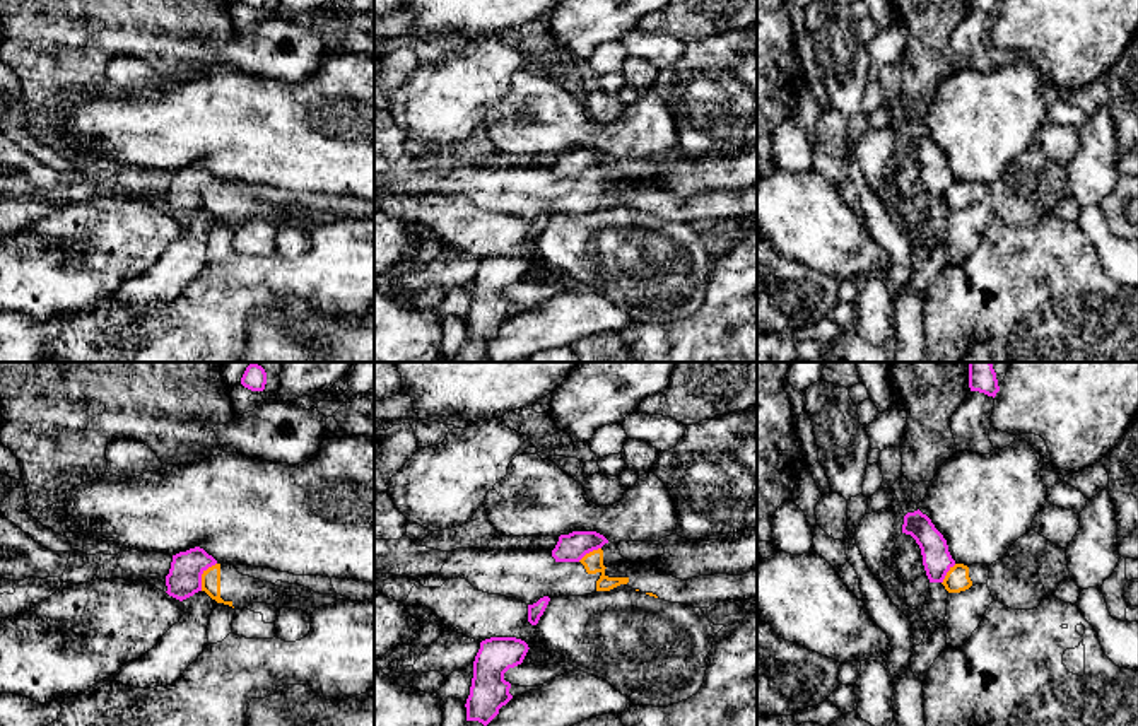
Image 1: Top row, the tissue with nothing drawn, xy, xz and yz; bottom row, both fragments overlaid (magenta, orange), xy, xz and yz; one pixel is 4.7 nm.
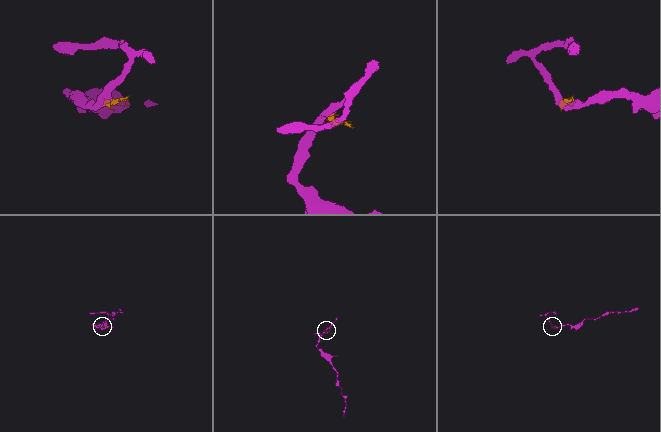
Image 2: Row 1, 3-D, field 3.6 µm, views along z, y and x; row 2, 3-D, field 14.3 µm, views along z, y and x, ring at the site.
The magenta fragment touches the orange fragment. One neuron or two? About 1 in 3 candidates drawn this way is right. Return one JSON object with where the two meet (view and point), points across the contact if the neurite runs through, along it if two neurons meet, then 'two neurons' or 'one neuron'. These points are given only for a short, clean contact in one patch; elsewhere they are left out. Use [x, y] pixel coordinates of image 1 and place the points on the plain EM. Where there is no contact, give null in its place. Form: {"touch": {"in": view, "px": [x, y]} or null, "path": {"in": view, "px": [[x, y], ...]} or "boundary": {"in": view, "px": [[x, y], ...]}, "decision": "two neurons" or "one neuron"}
{"touch": {"in": "xy", "px": [200, 193]}, "boundary": {"in": "xy", "px": [[216, 180], [202, 192], [200, 207]]}, "decision": "two neurons"}

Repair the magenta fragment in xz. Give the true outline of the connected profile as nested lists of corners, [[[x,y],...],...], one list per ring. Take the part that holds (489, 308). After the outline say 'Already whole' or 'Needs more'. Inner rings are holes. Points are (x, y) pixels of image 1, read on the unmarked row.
[[[490,255],[480,260],[473,278],[473,296],[466,316],[466,338],[487,343],[513,313],[504,290],[523,280],[528,261],[516,255]]]. Already whole

